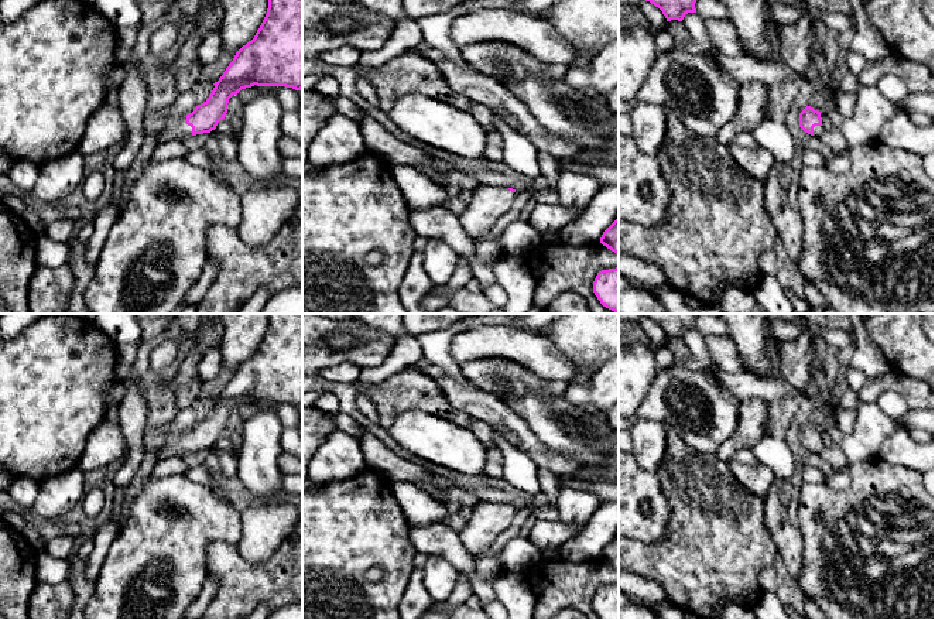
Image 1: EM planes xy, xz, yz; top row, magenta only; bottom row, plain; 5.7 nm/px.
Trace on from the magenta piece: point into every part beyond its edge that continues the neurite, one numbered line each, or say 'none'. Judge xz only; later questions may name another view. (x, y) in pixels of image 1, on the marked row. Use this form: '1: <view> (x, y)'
1: xz (487, 204)

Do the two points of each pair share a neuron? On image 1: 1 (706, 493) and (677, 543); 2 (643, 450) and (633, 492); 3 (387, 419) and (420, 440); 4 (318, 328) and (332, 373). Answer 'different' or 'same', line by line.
1: same
2: different
3: different
4: different

